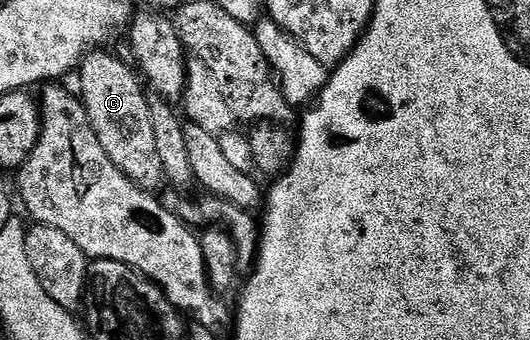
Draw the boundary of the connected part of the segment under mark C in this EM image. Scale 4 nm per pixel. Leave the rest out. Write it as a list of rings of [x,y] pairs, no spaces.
[[[95,49],[88,52],[80,62],[81,89],[79,93],[90,123],[94,125],[103,148],[109,153],[109,157],[122,171],[144,190],[156,190],[159,181],[162,182],[162,170],[151,120],[149,97],[144,93],[136,75],[132,69],[121,60],[103,52],[103,49]]]

